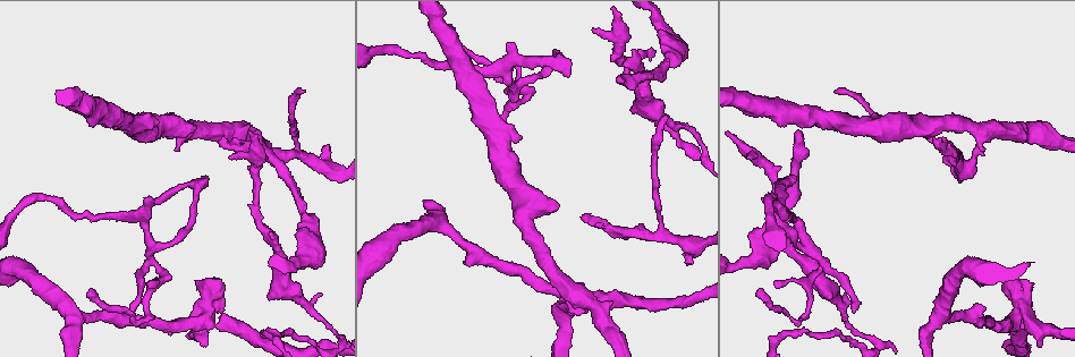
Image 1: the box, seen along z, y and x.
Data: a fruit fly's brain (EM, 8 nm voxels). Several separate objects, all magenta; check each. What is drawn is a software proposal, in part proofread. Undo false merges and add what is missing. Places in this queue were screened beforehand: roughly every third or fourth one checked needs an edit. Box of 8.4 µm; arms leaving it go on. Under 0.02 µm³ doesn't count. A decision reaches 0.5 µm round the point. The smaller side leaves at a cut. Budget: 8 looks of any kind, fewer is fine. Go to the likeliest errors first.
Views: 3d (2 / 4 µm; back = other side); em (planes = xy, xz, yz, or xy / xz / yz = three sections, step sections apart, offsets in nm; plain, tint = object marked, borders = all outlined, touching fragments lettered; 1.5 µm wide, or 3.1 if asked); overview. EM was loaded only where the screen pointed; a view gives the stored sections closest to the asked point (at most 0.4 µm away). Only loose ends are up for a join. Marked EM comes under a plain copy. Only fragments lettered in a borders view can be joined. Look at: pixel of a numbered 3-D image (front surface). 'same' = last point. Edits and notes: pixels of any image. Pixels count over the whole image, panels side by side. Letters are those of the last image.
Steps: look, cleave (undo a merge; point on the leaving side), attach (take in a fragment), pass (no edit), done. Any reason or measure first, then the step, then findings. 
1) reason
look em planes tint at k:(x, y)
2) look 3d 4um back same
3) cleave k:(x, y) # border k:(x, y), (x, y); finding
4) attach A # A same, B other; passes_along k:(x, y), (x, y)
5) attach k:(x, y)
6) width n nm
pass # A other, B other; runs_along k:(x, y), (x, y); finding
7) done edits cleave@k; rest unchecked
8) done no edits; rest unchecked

free end
look 3d 2um at 1:(799, 130)

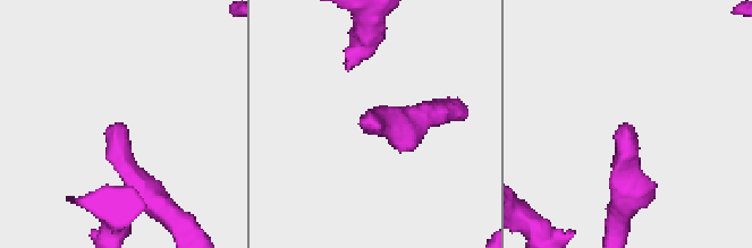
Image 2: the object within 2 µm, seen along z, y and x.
need the tissue
look em xy step 8 tint at 2:(624, 124)

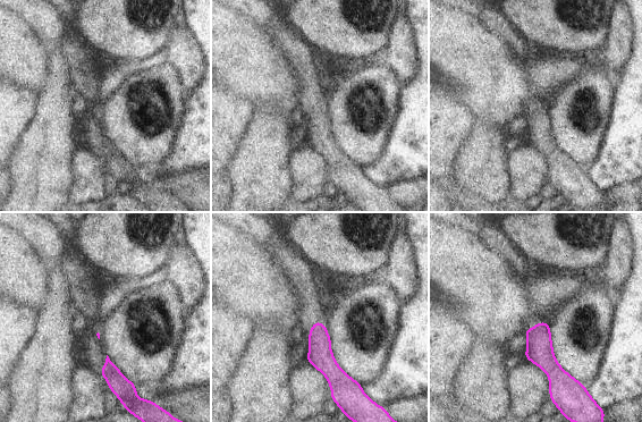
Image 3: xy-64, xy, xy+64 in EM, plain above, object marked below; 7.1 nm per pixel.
look em xy step 8 borders same

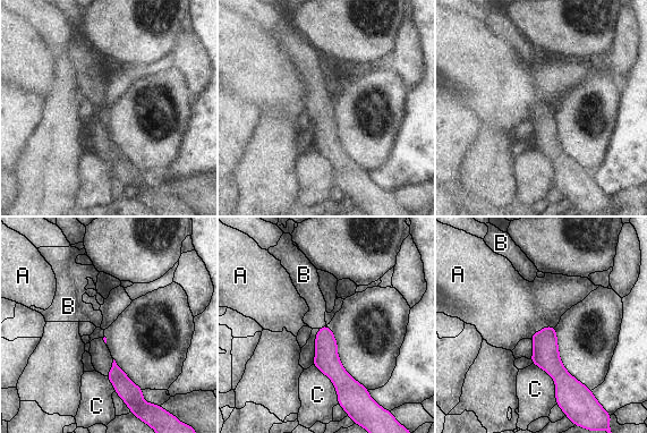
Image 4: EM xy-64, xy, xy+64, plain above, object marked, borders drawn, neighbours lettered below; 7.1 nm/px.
attach B # A other, B same, C other; passes_along 4:(326, 359), (322, 327), (315, 319); it goes on there

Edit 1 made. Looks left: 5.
see it whole again
look overview

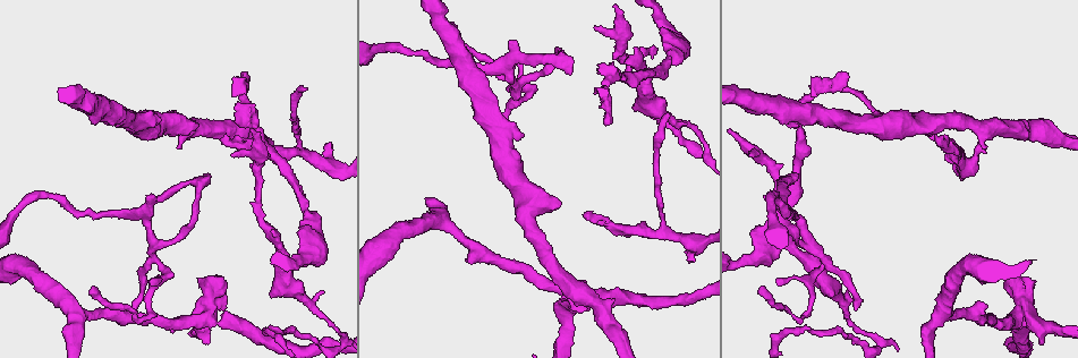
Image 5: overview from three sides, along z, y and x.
a narrow waist
look em xy step 8 tint at 5:(209, 320)

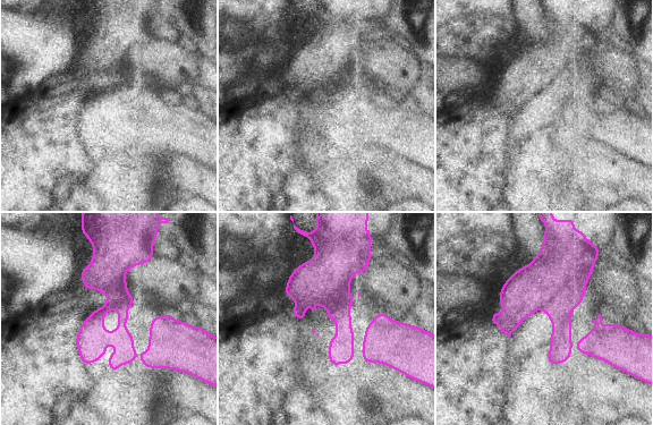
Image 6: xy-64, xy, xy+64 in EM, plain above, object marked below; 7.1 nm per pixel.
look em planes borders same

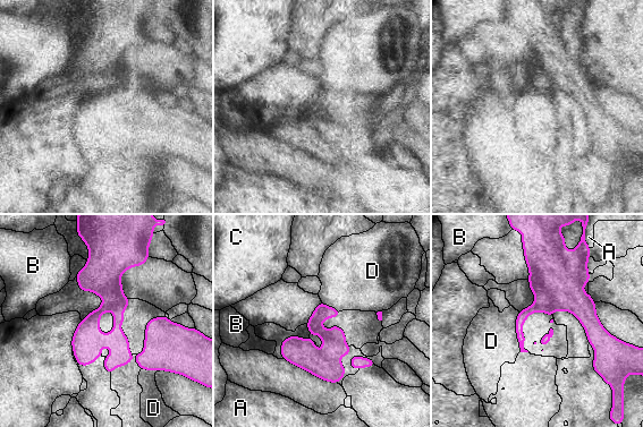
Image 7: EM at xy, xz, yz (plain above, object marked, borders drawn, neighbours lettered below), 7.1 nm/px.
cleave 7:(101, 275) # A other, B other, C other, D other; a second neuron is stuck on

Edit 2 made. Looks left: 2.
done edits attach@4, cleave@7; rest unchecked

